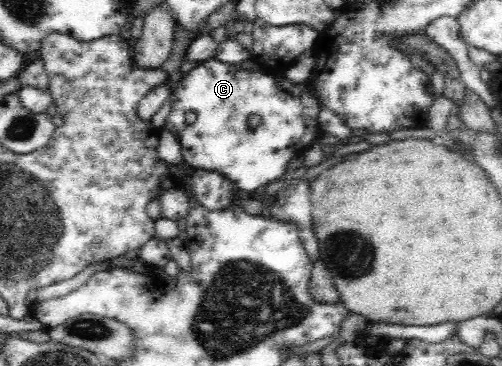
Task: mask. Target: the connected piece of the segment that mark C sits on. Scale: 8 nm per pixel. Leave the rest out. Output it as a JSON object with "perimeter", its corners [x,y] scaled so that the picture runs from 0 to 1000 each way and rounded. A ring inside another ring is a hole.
{"perimeter":[[[422,158],[369,183],[363,208],[341,240],[347,246],[345,270],[339,273],[345,298],[325,350],[343,366],[361,366],[365,440],[386,459],[448,475],[488,527],[508,527],[516,511],[560,489],[572,470],[580,434],[604,418],[620,383],[631,380],[637,366],[631,333],[633,276],[618,262],[616,230],[582,224],[550,197],[480,191],[464,175]],[[376,306],[390,314],[390,331],[382,342],[369,333],[369,309]],[[496,314],[516,314],[522,328],[522,342],[508,361],[496,361],[492,350]]]}

